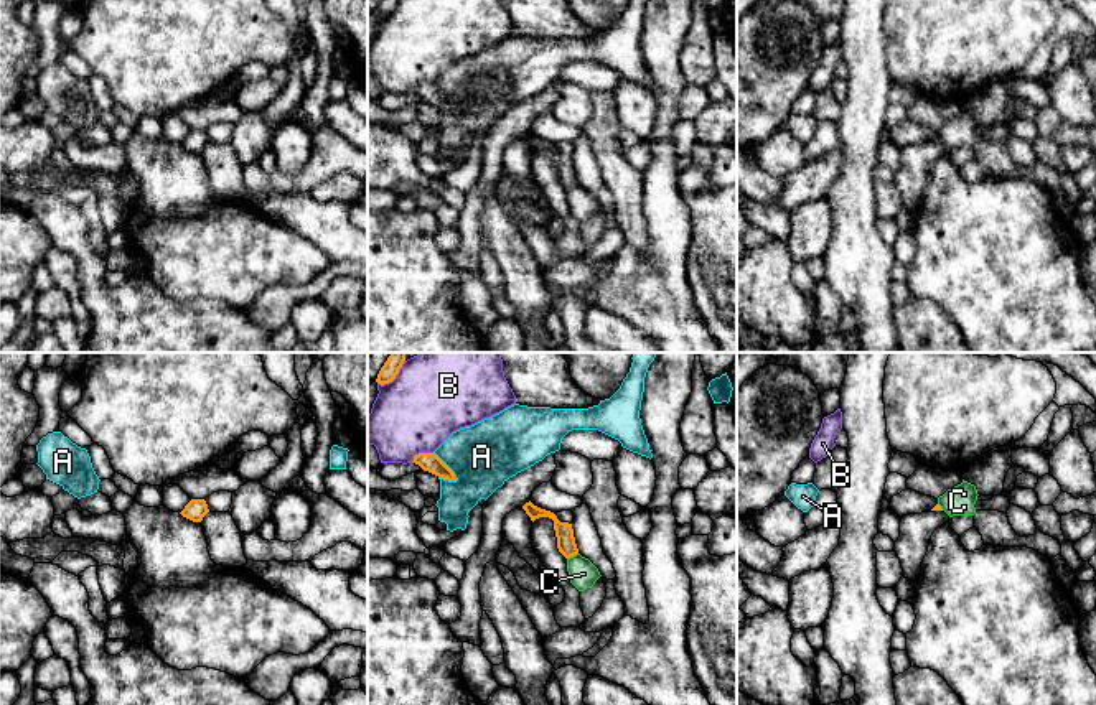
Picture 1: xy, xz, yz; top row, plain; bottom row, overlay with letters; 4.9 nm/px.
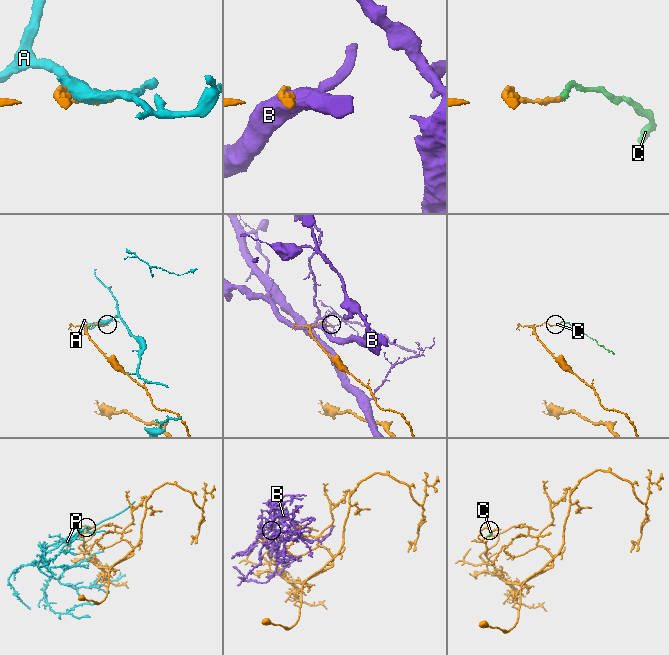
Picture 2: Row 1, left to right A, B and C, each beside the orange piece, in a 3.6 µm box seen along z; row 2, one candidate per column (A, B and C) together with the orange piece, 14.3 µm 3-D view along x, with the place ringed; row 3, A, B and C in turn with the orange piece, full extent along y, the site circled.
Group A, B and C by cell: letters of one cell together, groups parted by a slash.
A / B / C

